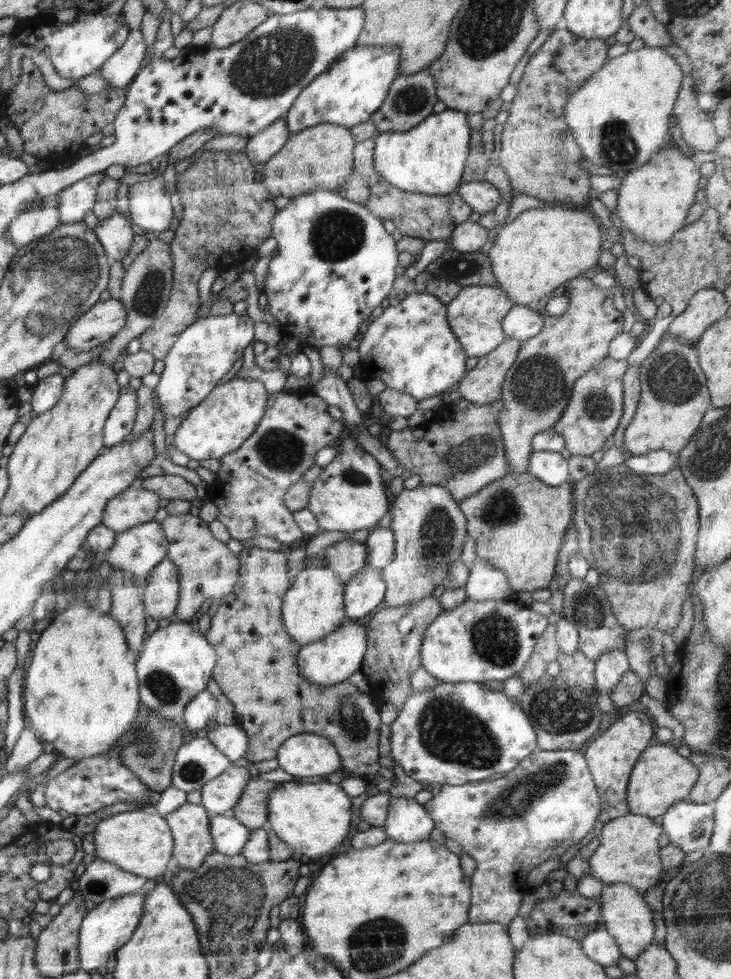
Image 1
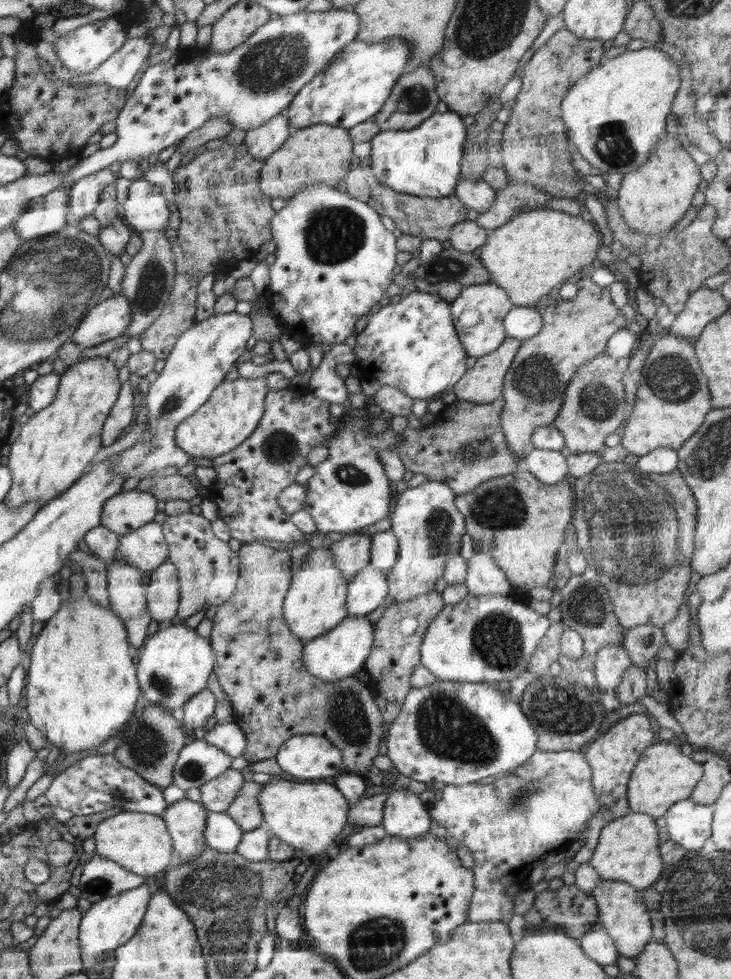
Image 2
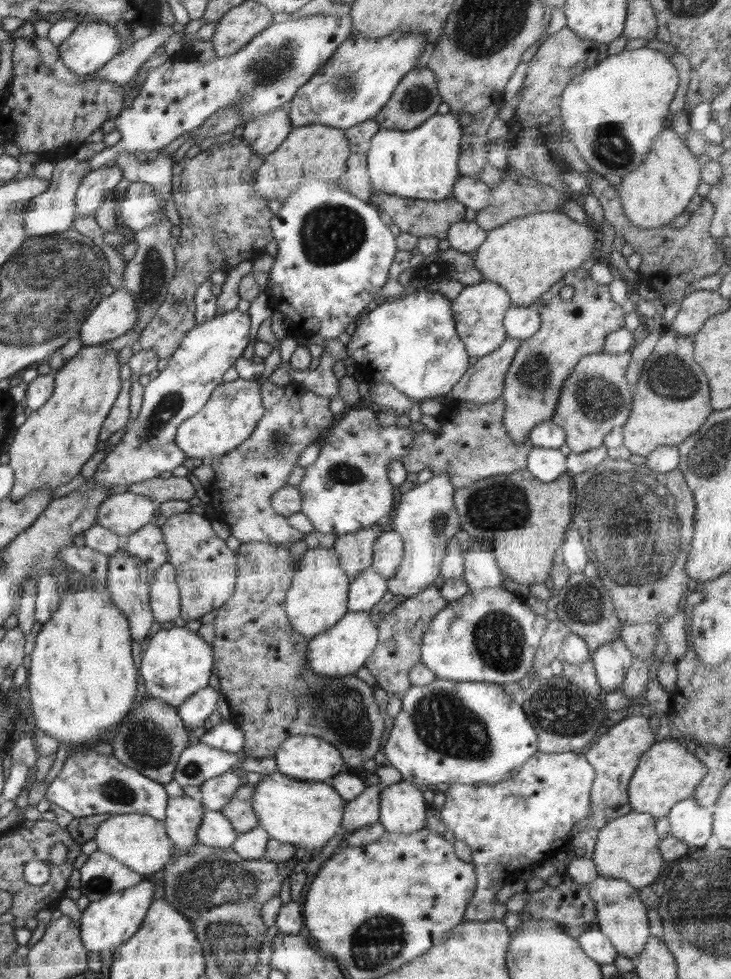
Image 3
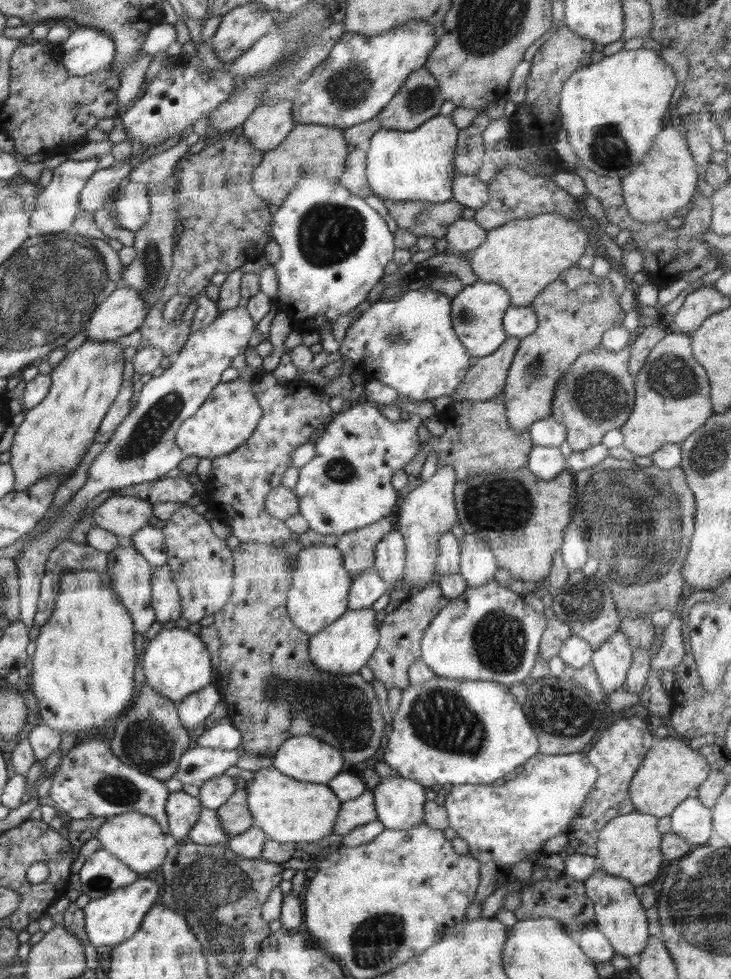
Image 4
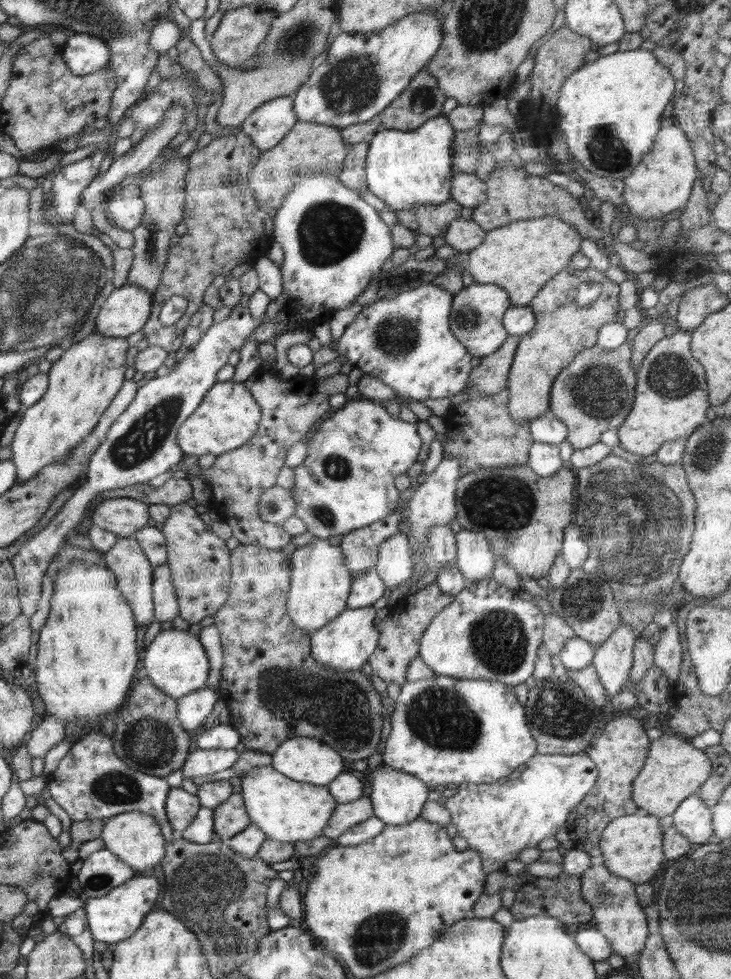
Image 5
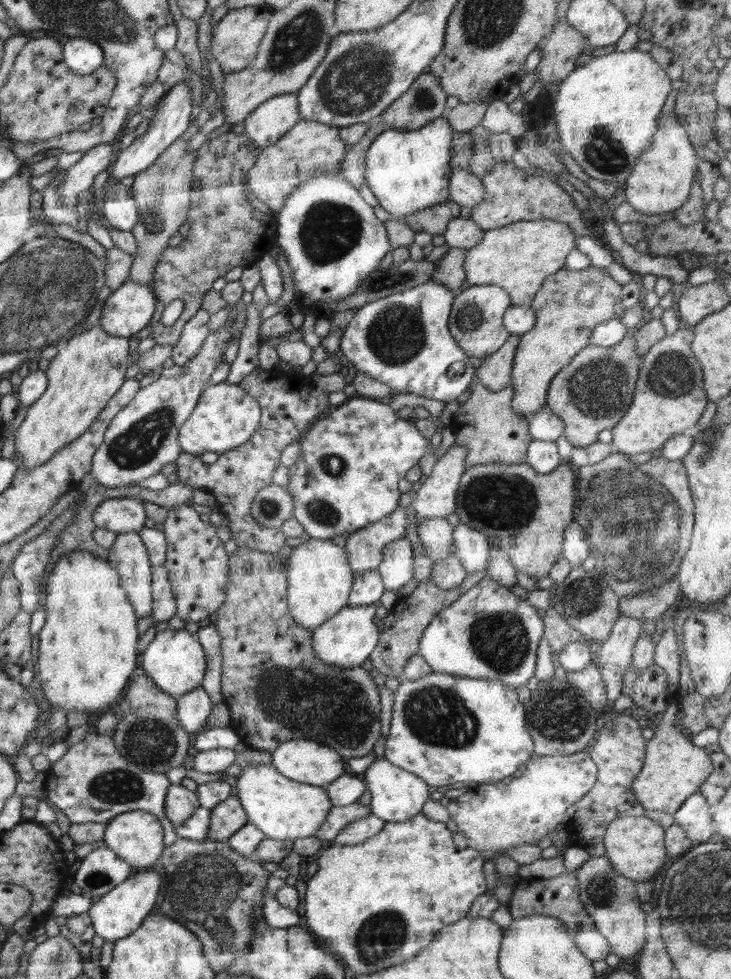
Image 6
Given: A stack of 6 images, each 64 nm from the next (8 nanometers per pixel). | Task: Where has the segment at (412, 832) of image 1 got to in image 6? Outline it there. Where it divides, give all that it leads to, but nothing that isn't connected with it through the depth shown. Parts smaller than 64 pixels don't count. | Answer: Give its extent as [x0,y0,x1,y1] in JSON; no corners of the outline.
[361,756,430,822]

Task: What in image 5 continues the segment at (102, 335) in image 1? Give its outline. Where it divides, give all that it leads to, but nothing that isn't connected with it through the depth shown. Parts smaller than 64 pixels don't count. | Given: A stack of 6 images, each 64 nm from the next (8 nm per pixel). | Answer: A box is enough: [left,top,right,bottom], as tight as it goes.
[93,284,153,339]

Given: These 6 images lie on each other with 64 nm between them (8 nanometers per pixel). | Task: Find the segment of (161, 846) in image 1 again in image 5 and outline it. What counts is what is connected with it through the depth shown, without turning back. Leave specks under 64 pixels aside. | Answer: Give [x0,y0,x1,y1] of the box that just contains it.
[100,811,167,876]

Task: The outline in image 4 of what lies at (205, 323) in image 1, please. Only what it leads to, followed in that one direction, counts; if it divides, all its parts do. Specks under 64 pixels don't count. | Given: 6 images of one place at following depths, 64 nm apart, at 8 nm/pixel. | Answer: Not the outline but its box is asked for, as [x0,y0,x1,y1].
[15,307,255,626]

